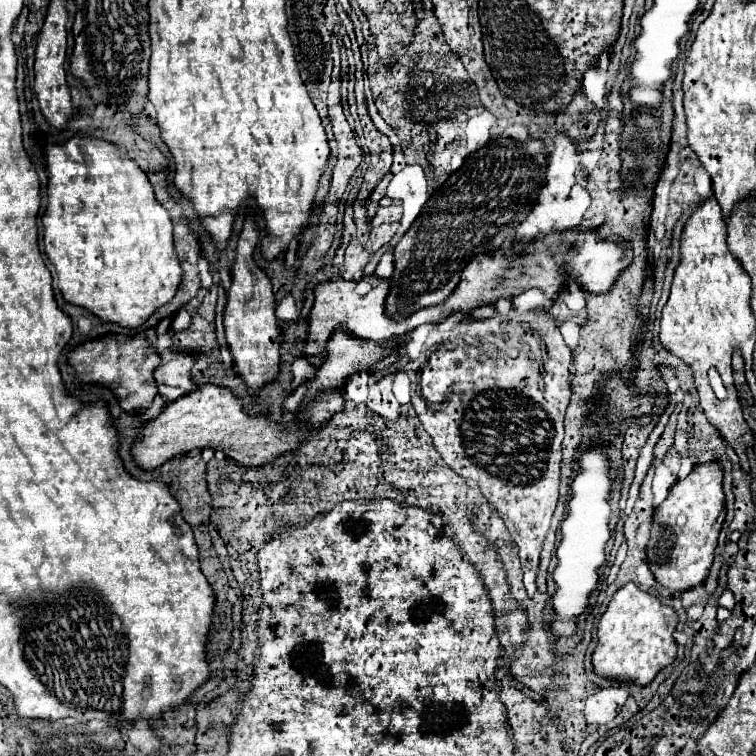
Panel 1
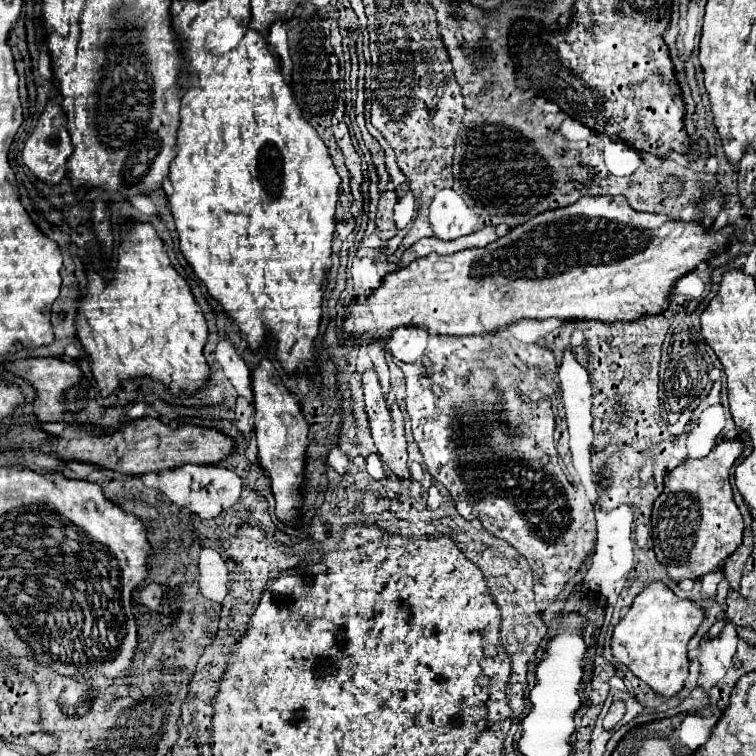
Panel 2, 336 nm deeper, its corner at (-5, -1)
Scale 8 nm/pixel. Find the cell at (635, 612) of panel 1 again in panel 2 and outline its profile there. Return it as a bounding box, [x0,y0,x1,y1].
[611,582,703,696]

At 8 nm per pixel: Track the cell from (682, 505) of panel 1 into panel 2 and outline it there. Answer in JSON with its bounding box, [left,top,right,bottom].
[653,440,743,580]

